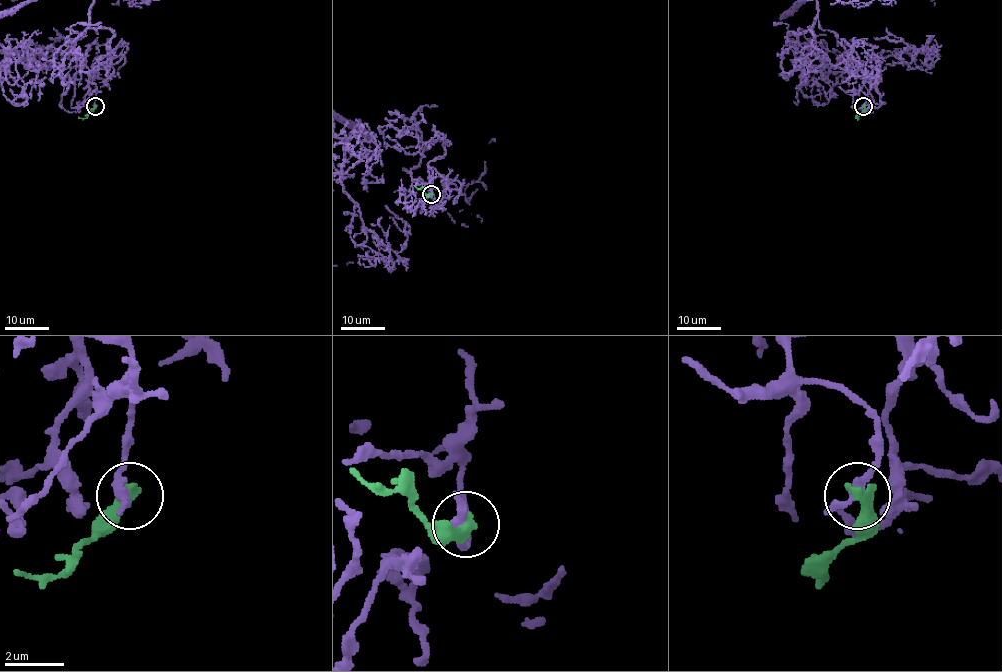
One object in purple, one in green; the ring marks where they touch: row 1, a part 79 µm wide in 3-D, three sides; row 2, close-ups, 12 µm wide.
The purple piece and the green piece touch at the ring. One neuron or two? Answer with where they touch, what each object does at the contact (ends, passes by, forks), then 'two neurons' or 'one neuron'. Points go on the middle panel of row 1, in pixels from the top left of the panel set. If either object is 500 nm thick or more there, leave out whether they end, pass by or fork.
place (431, 194); purple ends; green ends; two neurons

